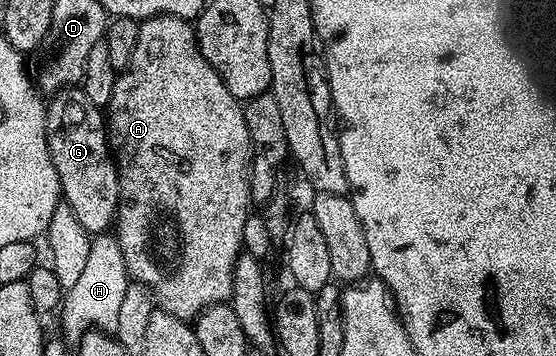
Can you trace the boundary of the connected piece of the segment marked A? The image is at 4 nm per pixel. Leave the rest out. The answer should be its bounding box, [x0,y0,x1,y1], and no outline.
[107,16,251,322]

